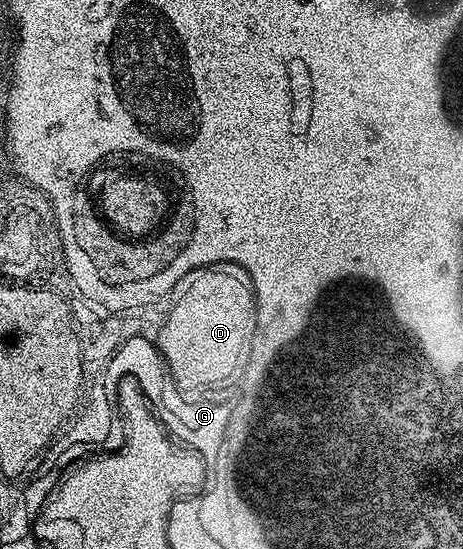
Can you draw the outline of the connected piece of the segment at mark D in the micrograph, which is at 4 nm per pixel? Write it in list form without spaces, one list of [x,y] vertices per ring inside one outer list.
[[[213,263],[210,267],[200,267],[191,273],[187,273],[187,277],[183,277],[177,282],[176,294],[177,300],[173,303],[173,308],[169,311],[169,316],[165,319],[165,324],[161,327],[161,332],[157,335],[156,350],[162,351],[164,356],[168,358],[168,364],[171,365],[171,373],[175,373],[177,380],[181,384],[186,385],[206,385],[214,386],[224,383],[241,382],[241,378],[245,376],[247,369],[247,361],[251,353],[251,345],[253,344],[253,333],[257,330],[257,297],[253,293],[253,282],[246,271],[237,263]]]

